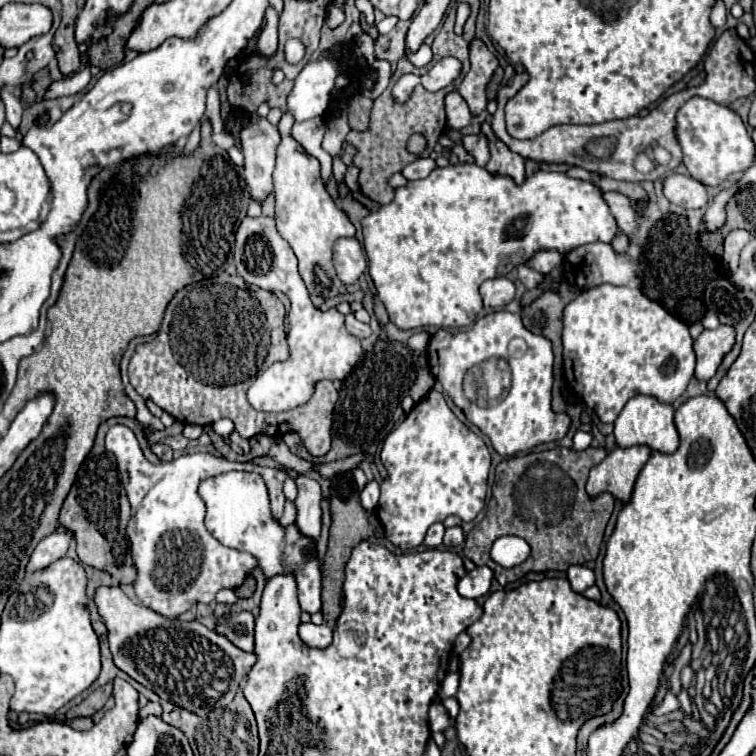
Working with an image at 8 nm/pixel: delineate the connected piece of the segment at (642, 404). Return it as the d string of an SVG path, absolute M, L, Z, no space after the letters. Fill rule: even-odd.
M634 395L614 421L614 437L620 447L632 445L648 445L662 453L674 453L678 449L678 431L674 425L674 407L670 403L662 403L652 395Z

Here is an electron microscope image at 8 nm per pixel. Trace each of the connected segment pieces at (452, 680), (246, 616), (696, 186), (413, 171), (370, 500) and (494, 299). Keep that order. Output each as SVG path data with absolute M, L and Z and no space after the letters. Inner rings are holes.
M450 673L444 683L442 683L442 689L440 689L440 697L442 700L448 699L448 697L454 697L458 691L458 673Z
M242 611L232 617L224 617L216 627L218 633L226 635L242 651L254 651L254 615Z
M678 173L666 177L664 195L668 197L670 203L680 205L684 209L700 209L708 201L706 187L702 183L690 179L688 175L678 175Z
M416 159L414 163L410 163L410 165L406 165L404 169L402 169L402 175L406 177L406 179L410 179L410 181L414 181L414 179L424 179L426 175L430 175L430 171L436 167L436 163L434 163L434 159Z
M370 481L370 483L366 485L366 489L362 491L362 495L360 495L360 505L362 505L366 511L374 511L374 507L378 505L378 497L380 497L380 487L378 487L378 483Z
M496 277L496 279L488 279L482 283L480 287L482 299L484 299L484 307L494 309L494 307L504 307L514 299L514 283L506 277Z

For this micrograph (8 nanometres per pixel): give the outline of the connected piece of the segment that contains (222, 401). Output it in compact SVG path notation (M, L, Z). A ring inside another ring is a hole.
M218 275L214 279L198 281L180 289L166 307L164 321L150 343L140 343L130 359L128 377L132 387L144 399L154 401L162 411L168 411L176 421L196 423L196 425L212 425L214 421L228 417L234 421L236 431L244 439L252 439L254 435L284 435L296 431L312 457L326 455L330 451L332 441L332 411L338 401L338 391L332 381L318 383L310 403L296 407L288 413L262 413L254 411L254 407L246 399L248 387L254 383L256 373L268 361L268 367L278 359L286 359L286 331L284 331L284 305L282 301L260 287L248 285L240 275Z

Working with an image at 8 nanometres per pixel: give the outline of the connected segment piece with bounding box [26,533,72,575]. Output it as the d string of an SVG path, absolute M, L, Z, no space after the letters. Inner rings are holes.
M52 533L46 539L42 539L26 565L26 575L32 575L34 571L42 571L50 567L54 561L66 557L70 537L72 537L70 533Z

